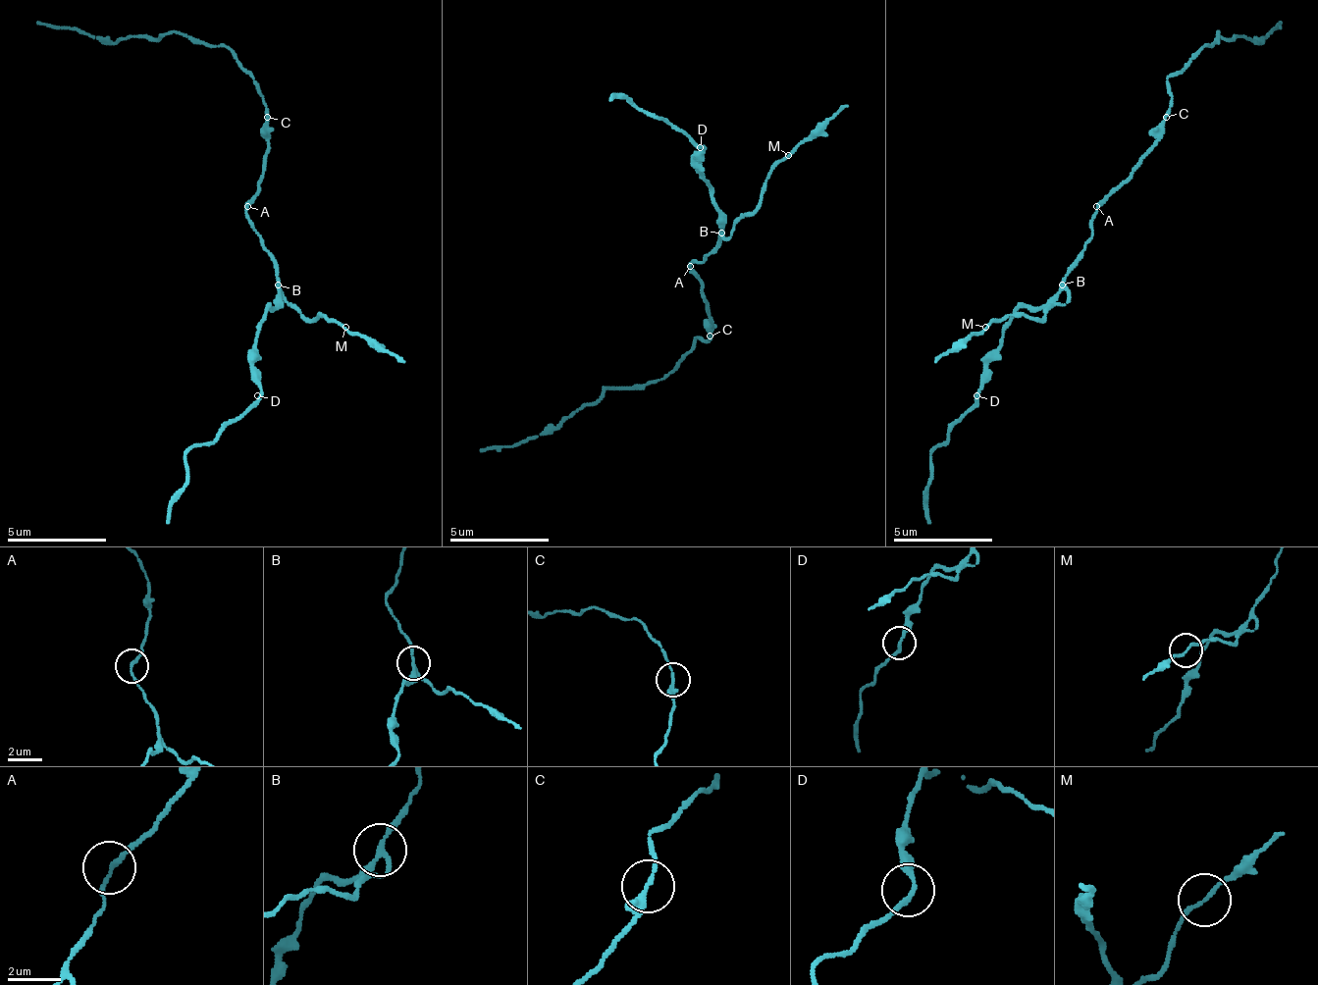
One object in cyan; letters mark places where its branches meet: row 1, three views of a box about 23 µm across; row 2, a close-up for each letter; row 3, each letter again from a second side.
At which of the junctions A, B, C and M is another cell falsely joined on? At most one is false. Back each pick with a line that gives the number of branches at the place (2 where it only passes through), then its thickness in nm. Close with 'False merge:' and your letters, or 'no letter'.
B: 3 | 190 nm
False merge: B

